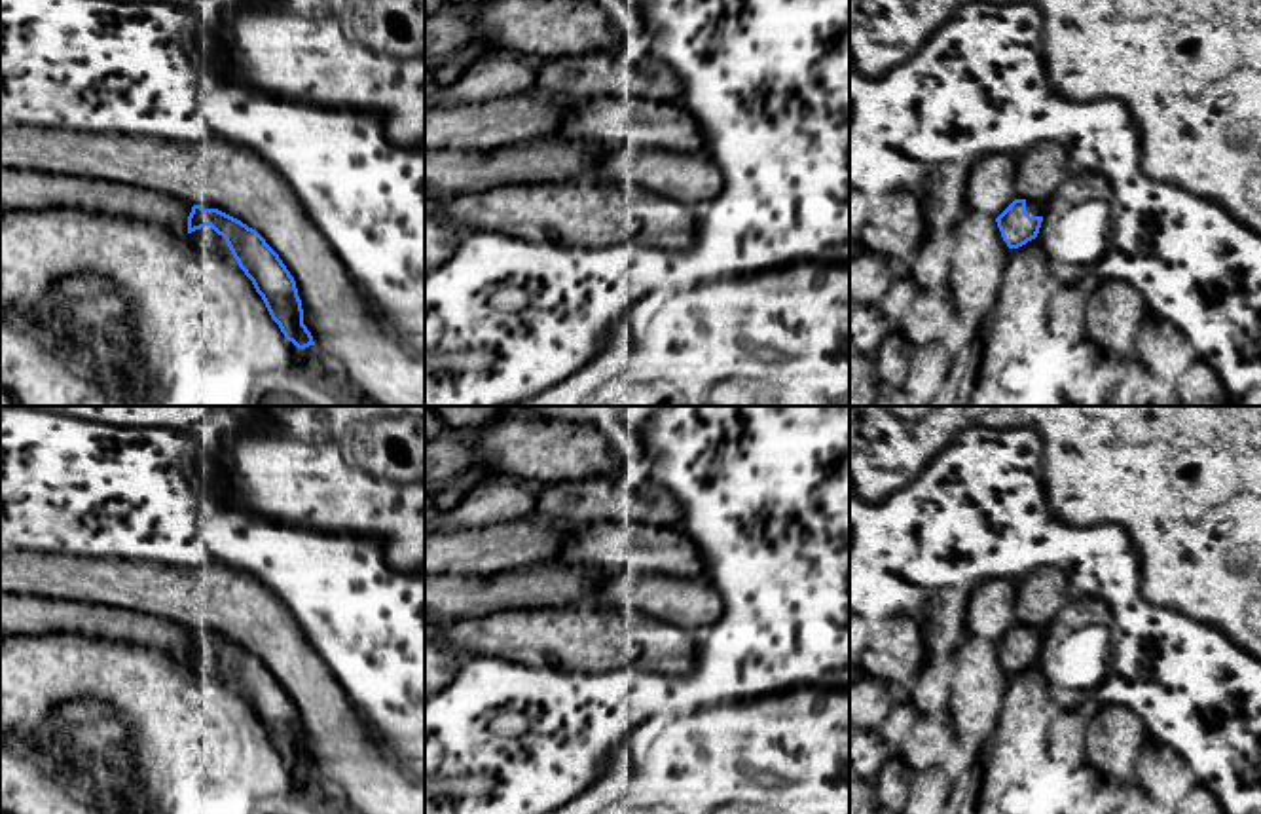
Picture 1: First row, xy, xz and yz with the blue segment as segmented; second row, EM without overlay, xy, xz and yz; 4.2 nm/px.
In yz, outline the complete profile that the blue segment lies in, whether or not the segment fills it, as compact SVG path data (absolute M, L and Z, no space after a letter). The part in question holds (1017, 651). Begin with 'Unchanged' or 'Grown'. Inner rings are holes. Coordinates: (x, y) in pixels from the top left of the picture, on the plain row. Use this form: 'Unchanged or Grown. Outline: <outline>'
Grown. Outline: M1014 624L996 647L1007 672L1018 674L1037 662L1043 647L1043 628Z

